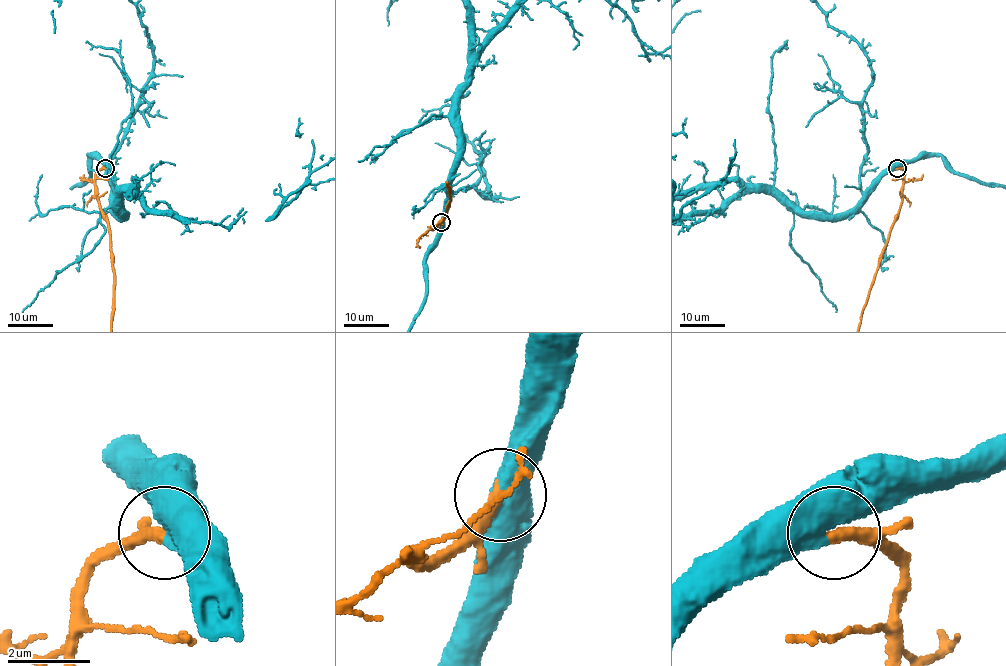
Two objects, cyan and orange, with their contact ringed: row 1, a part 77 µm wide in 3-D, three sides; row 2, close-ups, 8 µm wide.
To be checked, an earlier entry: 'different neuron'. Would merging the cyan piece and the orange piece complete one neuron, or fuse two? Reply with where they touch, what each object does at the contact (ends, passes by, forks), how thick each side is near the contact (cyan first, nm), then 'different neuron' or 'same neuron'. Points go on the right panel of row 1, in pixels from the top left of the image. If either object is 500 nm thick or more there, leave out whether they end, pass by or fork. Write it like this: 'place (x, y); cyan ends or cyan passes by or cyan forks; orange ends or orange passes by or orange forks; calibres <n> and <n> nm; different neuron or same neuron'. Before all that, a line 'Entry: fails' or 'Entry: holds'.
Entry: fails
place (897, 168); calibres 750 and 340 nm; same neuron

